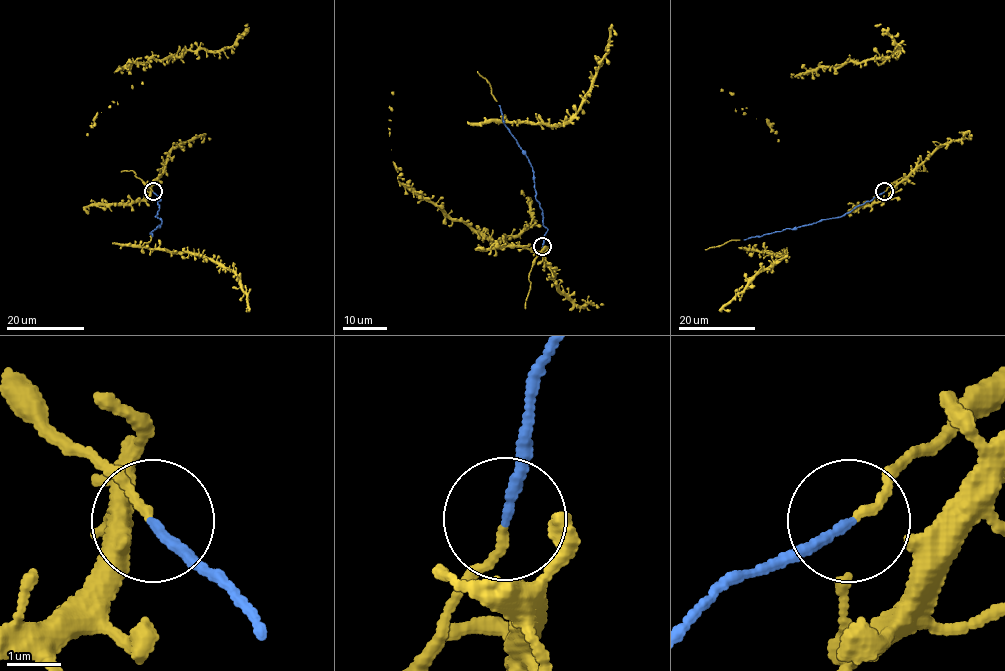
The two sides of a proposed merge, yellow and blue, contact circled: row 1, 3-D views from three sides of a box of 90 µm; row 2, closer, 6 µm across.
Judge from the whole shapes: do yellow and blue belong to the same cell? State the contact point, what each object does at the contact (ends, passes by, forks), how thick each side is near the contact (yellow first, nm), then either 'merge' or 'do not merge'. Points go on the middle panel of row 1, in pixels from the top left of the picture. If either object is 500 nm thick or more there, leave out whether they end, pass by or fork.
(542, 246) | yellow passes by | blue ends | 80/160 nm | merge

